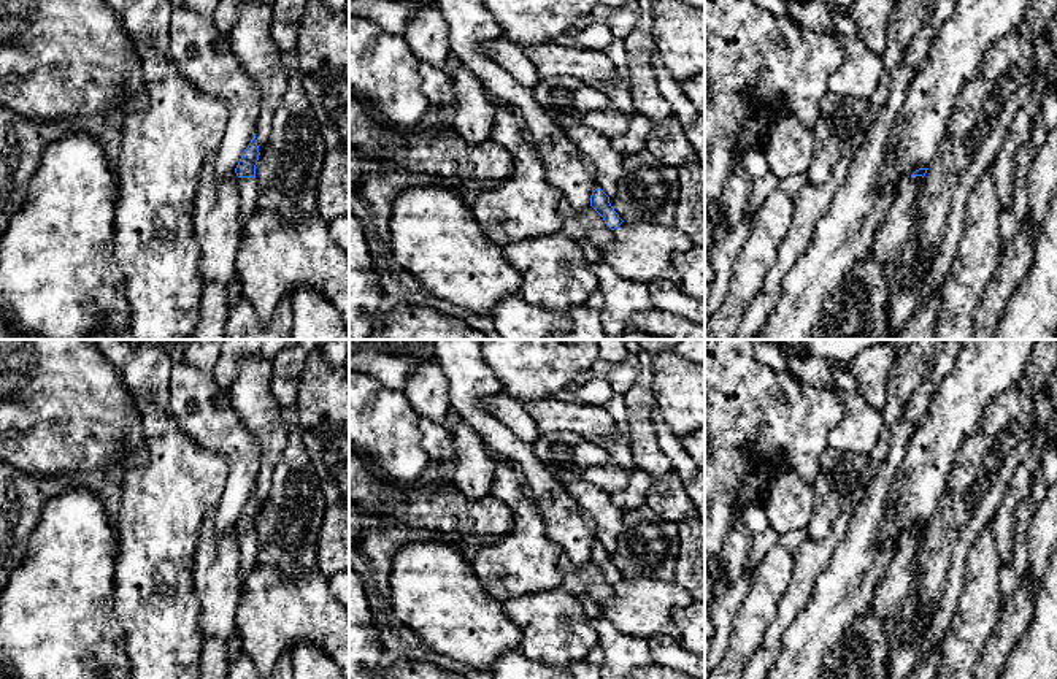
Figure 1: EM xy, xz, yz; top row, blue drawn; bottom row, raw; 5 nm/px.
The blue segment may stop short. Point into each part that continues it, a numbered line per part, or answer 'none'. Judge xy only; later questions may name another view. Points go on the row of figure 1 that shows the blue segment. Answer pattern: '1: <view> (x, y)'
1: xy (248, 187)

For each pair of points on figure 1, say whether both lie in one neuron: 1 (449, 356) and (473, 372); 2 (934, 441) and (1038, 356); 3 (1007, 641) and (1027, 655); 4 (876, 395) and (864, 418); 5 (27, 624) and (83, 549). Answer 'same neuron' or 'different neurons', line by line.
1: same neuron
2: different neurons
3: different neurons
4: different neurons
5: same neuron

